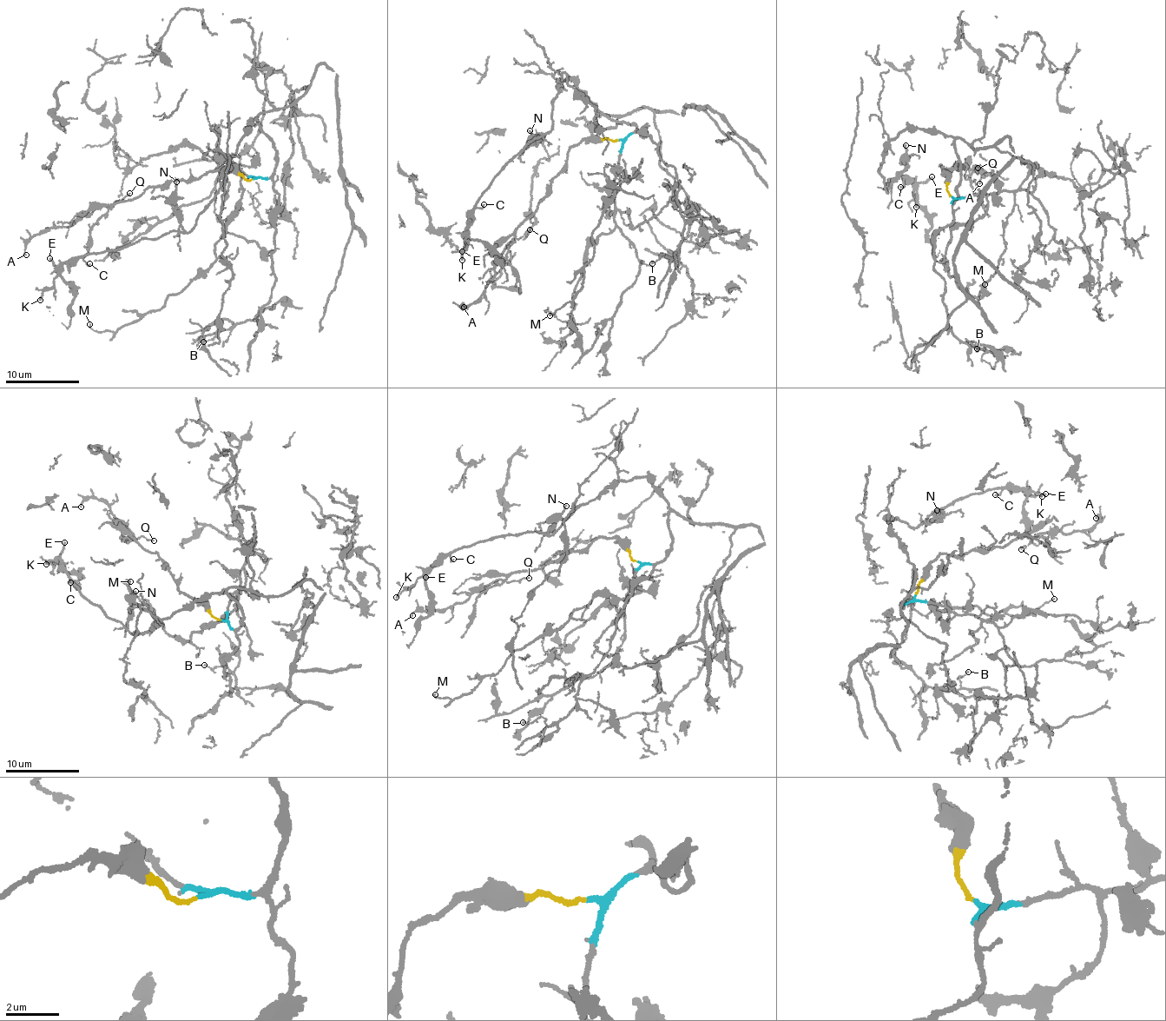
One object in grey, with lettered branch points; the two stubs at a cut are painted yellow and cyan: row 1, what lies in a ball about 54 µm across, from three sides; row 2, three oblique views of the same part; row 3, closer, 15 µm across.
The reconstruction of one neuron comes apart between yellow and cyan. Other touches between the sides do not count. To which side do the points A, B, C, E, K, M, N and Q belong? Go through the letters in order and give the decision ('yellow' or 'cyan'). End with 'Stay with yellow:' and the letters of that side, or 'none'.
A: yellow
B: cyan
C: cyan
E: cyan
K: cyan
M: cyan
N: cyan
Q: yellow
Stay with yellow: A, Q

